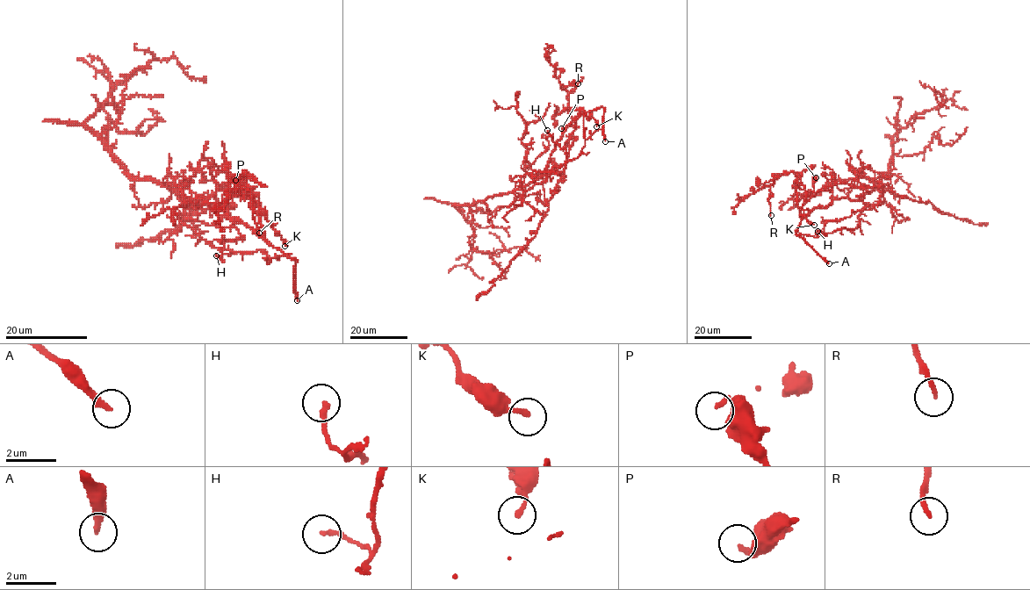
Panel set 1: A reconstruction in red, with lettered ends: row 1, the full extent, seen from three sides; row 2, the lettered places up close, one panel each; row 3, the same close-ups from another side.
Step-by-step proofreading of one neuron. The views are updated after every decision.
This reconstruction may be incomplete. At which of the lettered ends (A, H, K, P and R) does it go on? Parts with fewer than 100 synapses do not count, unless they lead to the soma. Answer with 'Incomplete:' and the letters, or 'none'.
Incomplete: A

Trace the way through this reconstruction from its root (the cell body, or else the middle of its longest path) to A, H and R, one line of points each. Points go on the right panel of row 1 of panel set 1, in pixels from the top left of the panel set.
A: (874, 189), (860, 199), (838, 197), (827, 205), (817, 206), (800, 221), (795, 233), (829, 263)
H: (874, 189), (883, 195), (880, 204), (830, 220), (824, 233), (817, 231)
R: (874, 189), (860, 199), (838, 197), (801, 218), (801, 179), (793, 172), (778, 174), (770, 186), (771, 215)

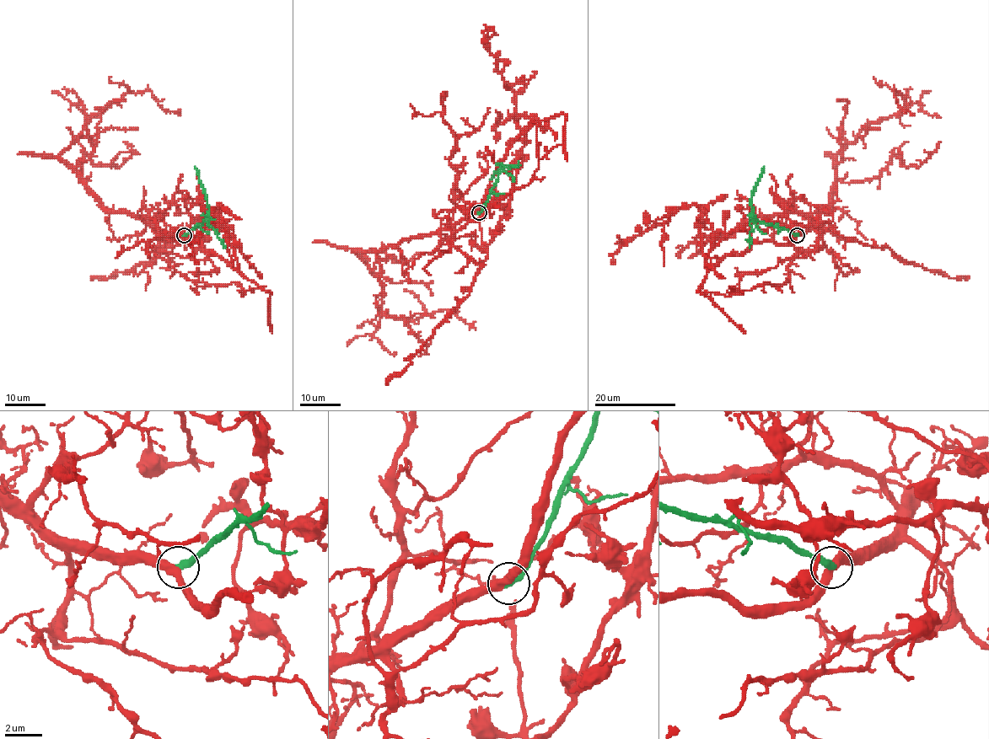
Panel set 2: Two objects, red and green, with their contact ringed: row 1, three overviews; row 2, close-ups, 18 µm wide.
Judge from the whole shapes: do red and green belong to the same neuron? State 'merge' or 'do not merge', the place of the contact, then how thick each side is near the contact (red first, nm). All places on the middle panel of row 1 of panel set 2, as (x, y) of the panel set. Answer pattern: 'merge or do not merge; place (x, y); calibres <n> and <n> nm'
merge; place (479, 212); calibres 440 and 360 nm

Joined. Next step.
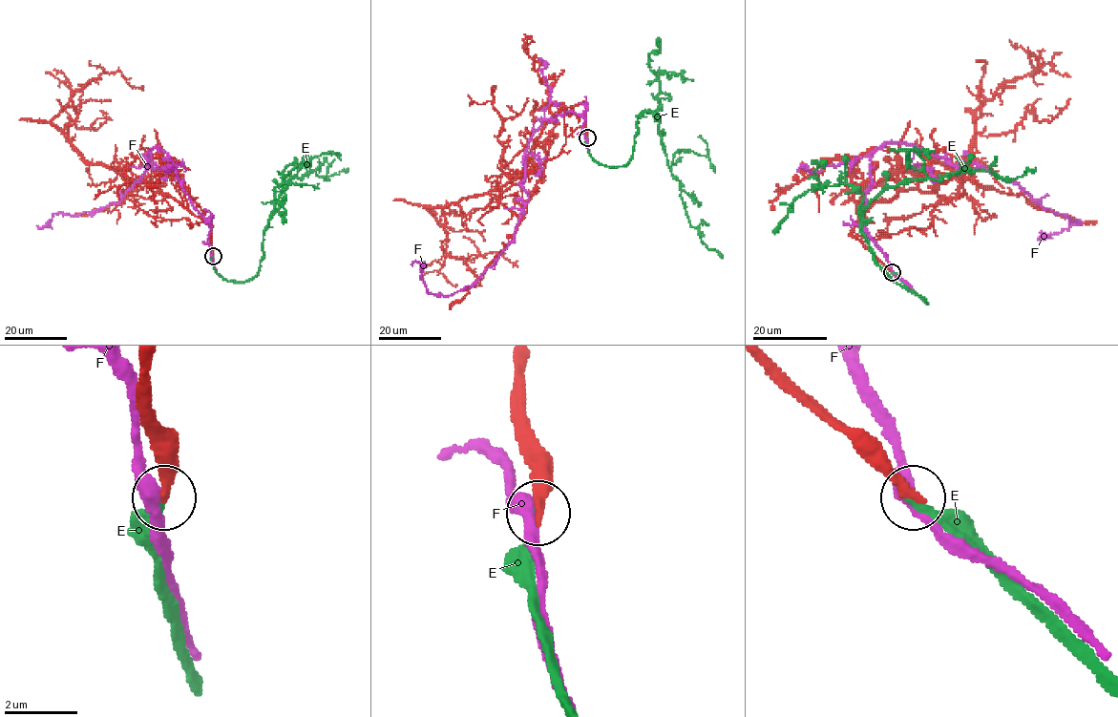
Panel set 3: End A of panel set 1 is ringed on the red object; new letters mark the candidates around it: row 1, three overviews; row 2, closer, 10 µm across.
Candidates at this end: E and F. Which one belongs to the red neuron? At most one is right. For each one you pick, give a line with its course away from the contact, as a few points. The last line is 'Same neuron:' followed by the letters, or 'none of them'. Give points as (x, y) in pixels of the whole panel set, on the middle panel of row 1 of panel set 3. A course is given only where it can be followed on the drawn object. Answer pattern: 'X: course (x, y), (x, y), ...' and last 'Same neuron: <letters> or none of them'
E: course (587, 137), (588, 154), (600, 163), (625, 165), (638, 118), (655, 112), (689, 224), (722, 258)
Same neuron: E

